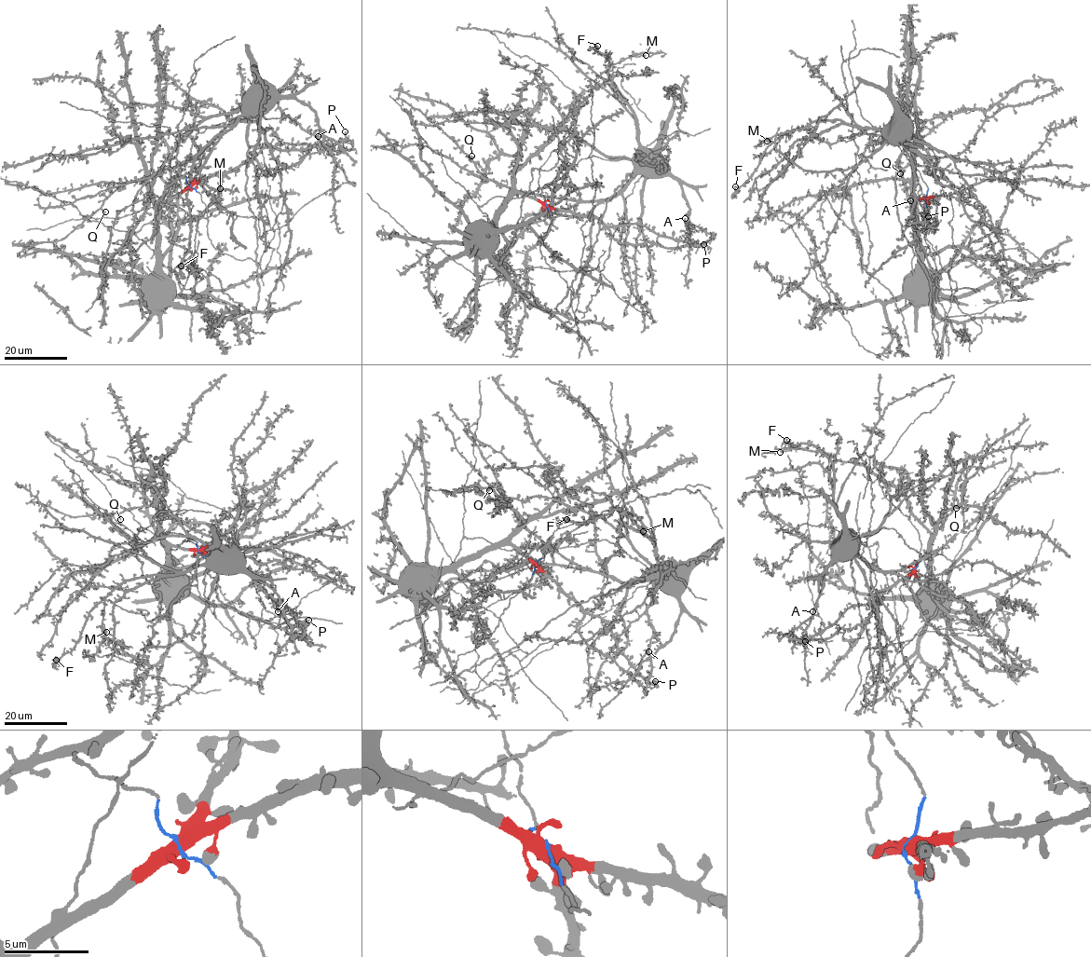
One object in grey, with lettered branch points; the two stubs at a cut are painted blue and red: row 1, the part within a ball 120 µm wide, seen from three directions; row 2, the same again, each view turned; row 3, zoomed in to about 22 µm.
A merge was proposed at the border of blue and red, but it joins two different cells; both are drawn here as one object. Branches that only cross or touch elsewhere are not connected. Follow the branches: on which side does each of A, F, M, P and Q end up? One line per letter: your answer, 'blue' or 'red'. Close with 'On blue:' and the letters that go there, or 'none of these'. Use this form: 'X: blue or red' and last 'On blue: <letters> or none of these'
A: blue
F: blue
M: blue
P: red
Q: blue
On blue: A, F, M, Q

